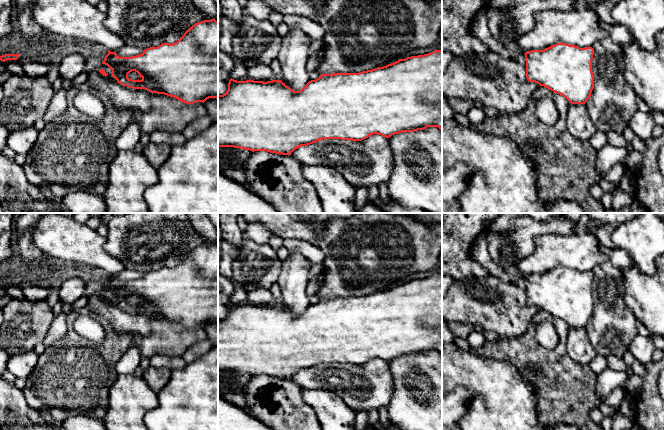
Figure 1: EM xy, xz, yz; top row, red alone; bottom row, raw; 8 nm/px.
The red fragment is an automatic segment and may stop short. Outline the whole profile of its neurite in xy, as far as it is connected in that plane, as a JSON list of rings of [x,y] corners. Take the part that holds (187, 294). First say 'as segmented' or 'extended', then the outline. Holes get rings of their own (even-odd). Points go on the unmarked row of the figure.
as segmented; [[[213,242],[195,247],[177,266],[162,267],[157,271],[147,272],[140,279],[119,281],[116,276],[108,275],[102,288],[107,289],[112,294],[111,301],[129,312],[145,313],[151,317],[164,318],[186,328],[204,327],[209,322],[218,324],[218,246]],[[132,295],[137,296],[141,303],[129,303],[128,298]]]

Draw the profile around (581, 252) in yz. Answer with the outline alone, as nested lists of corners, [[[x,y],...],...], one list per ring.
[[[595,233],[541,235],[535,240],[535,251],[521,259],[518,270],[526,277],[544,274],[557,267],[566,267],[580,272],[592,271],[596,265],[610,257],[600,250],[600,241]]]

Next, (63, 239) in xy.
[[[45,213],[35,223],[32,242],[56,263],[77,262],[116,276],[124,264],[105,251],[106,237],[73,217]]]

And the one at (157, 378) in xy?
[[[150,366],[144,370],[142,378],[155,393],[158,393],[167,385],[171,372],[172,370],[167,368],[155,368]]]

